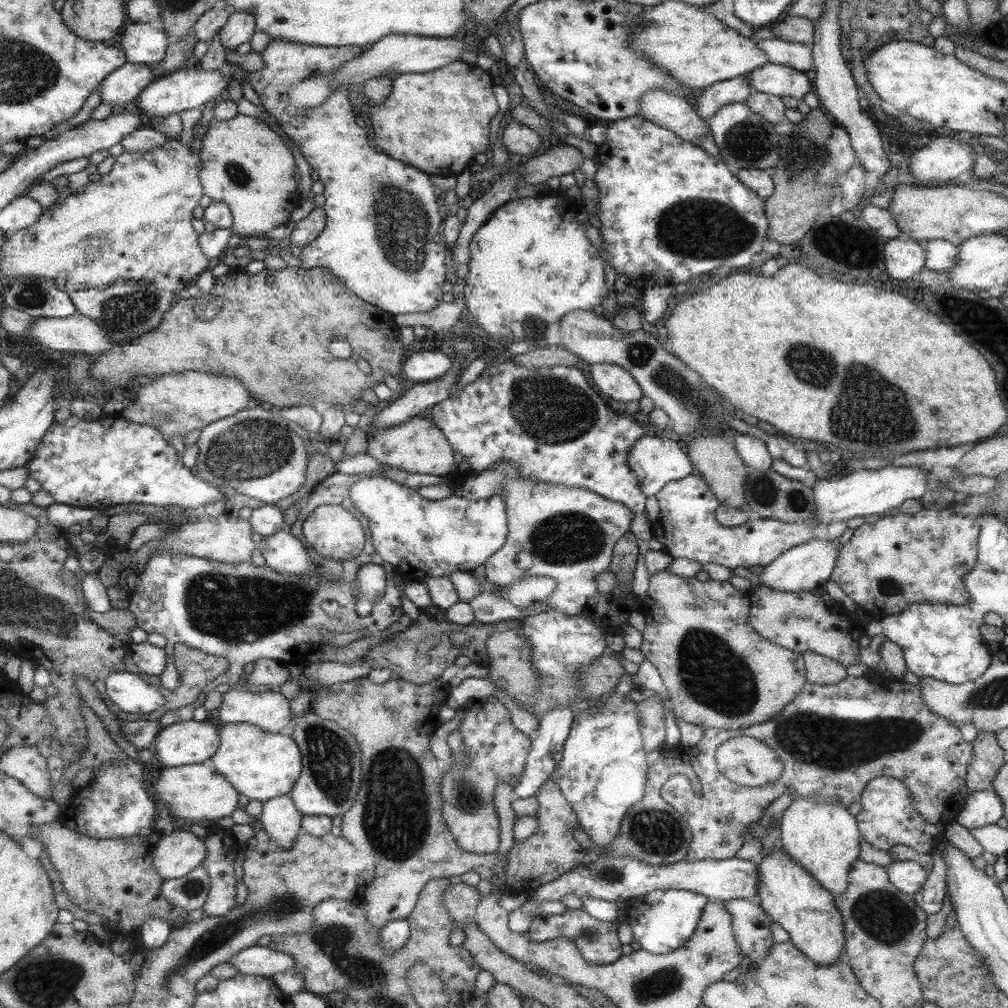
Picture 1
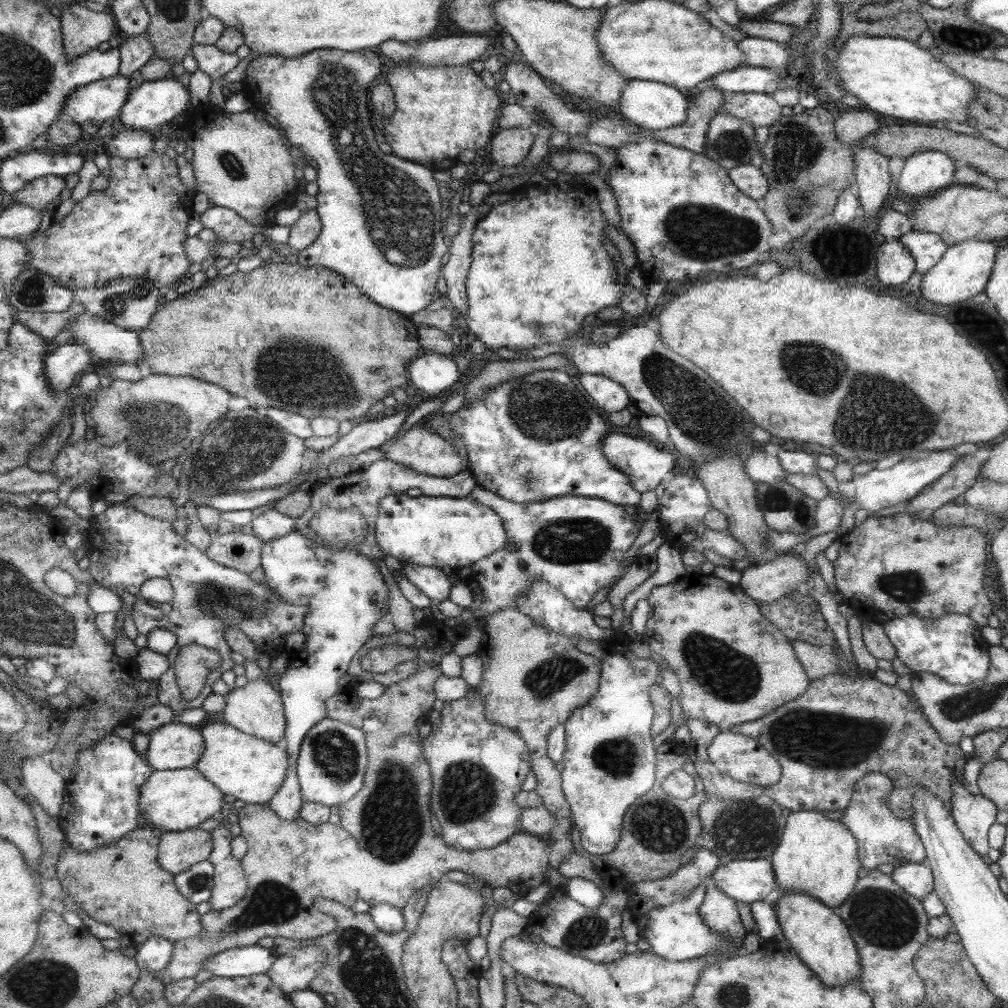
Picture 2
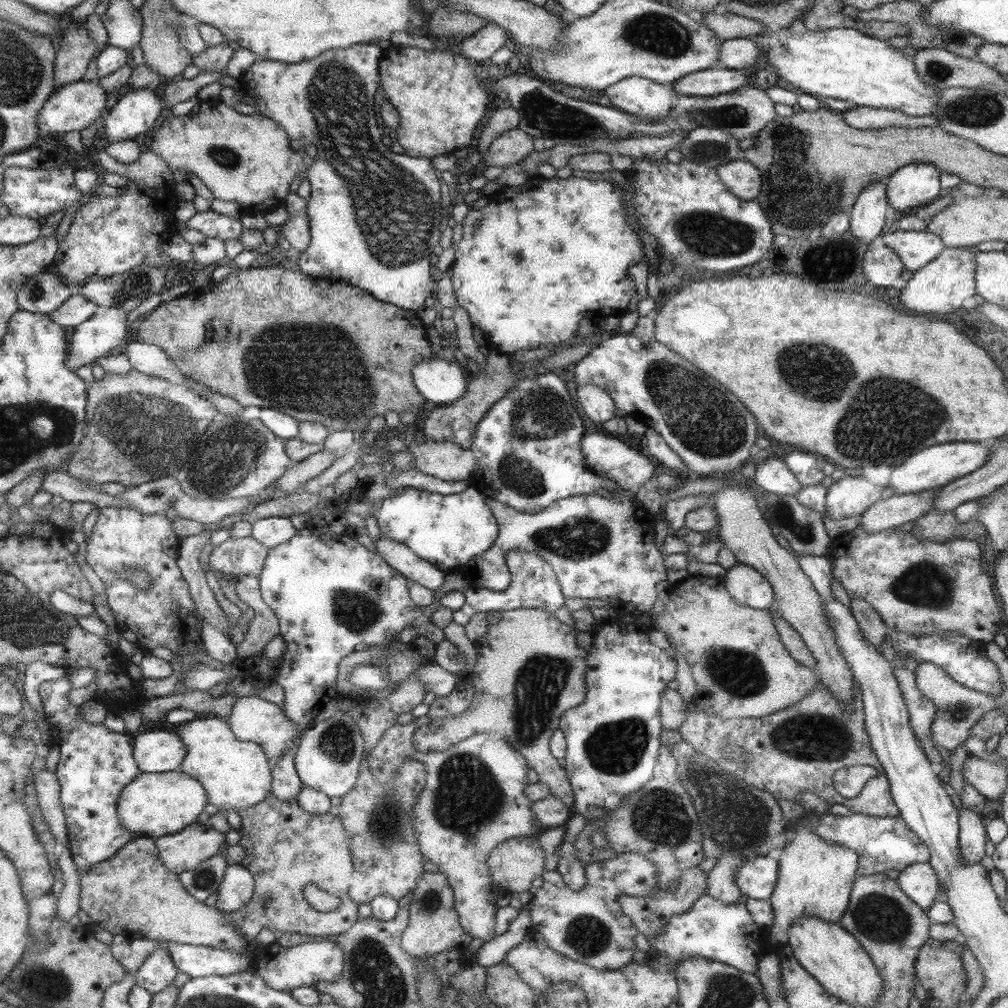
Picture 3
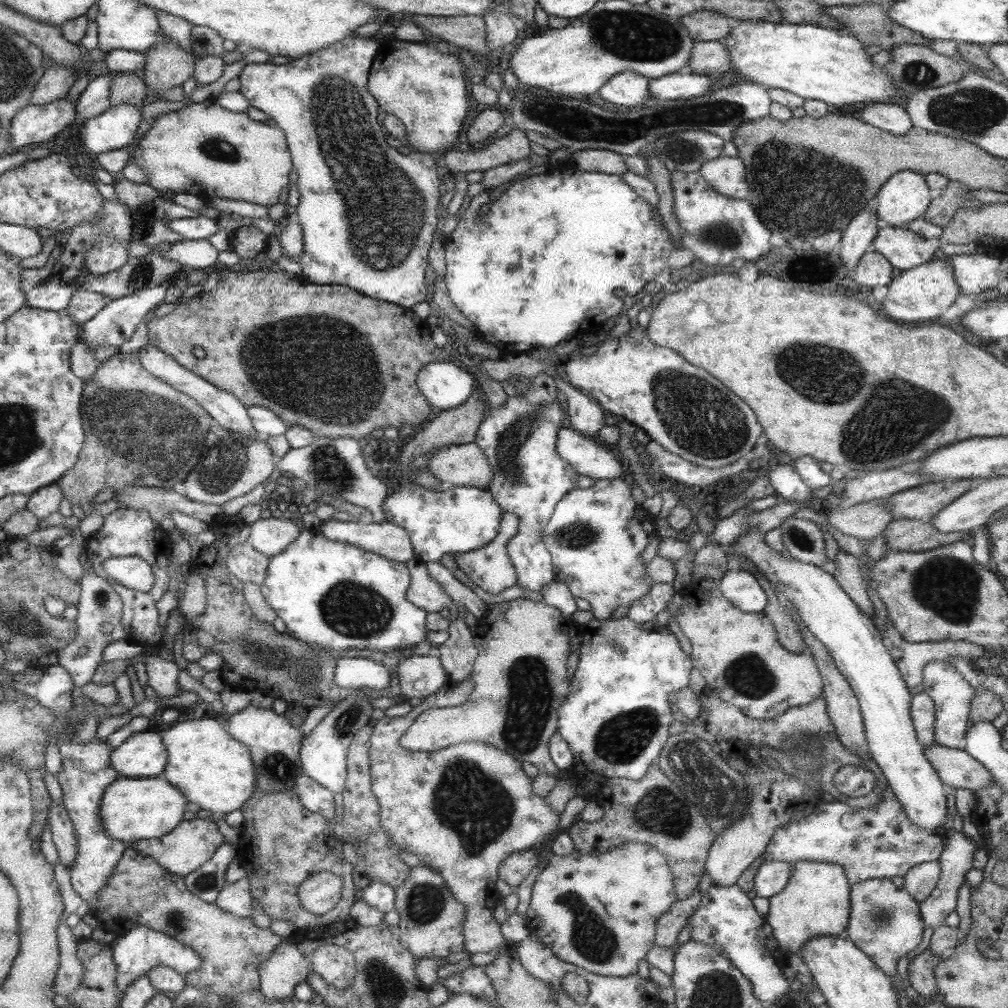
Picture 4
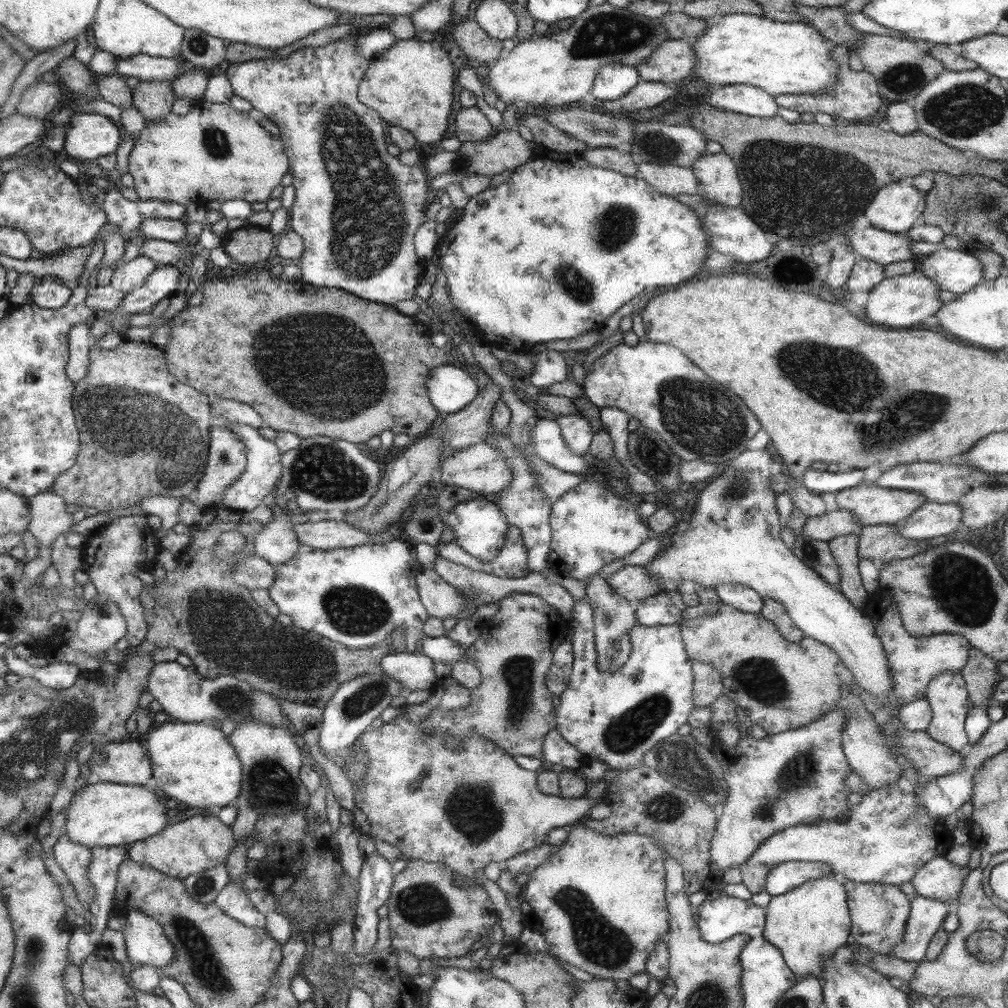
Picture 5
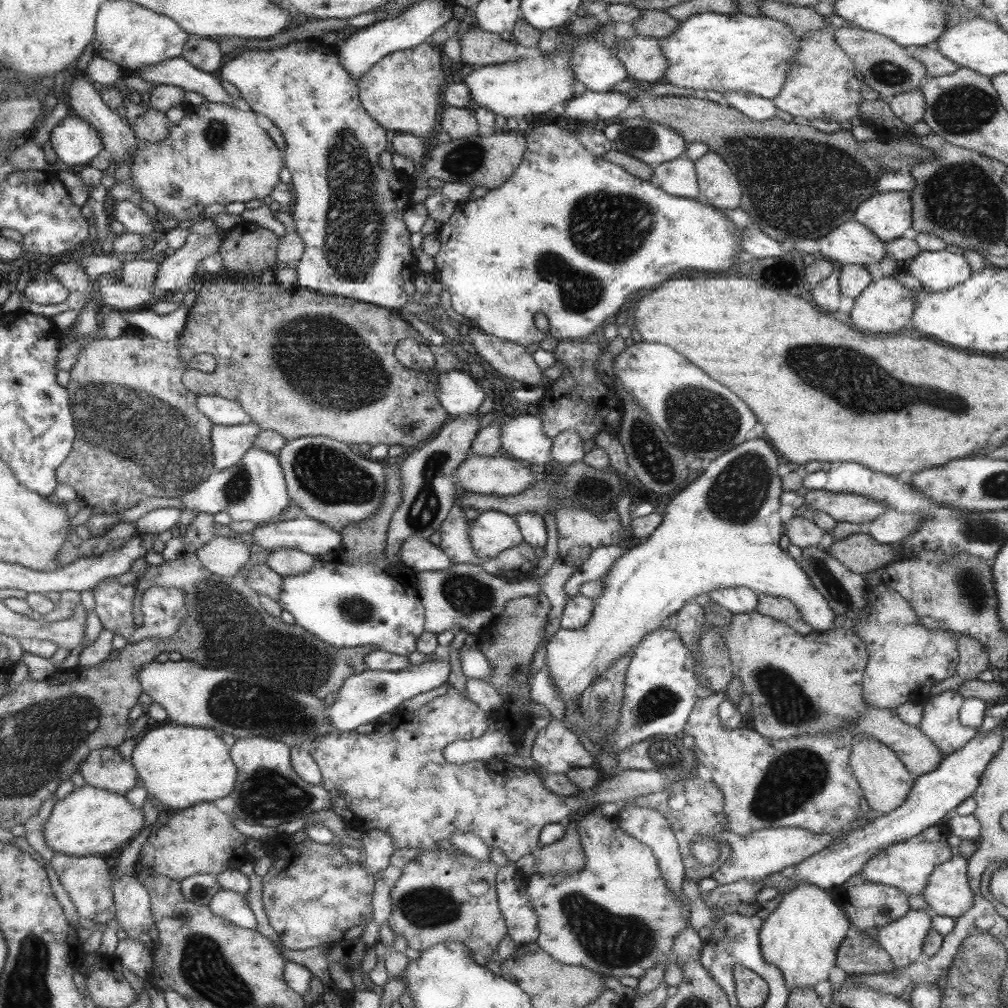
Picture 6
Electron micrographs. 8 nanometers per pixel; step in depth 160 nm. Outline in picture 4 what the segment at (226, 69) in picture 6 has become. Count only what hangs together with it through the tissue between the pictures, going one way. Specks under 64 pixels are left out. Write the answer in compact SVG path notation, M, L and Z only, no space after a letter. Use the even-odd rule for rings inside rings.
M351 36L343 38L341 42L331 44L329 48L311 52L307 56L295 58L295 60L282 61L275 60L264 64L247 64L241 68L236 76L239 81L238 91L247 99L250 106L263 112L269 122L277 128L283 130L283 137L286 138L287 148L291 151L291 160L294 163L295 174L297 174L296 190L299 200L294 213L297 216L297 223L302 230L302 253L300 254L301 277L309 284L339 284L355 289L363 296L371 296L383 302L389 302L402 306L413 306L417 302L425 301L427 288L425 288L425 268L427 268L427 250L431 244L433 230L437 228L437 188L439 179L435 162L431 160L429 153L417 152L409 156L401 156L397 150L391 150L385 140L381 126L377 124L377 104L375 100L367 94L366 82L370 74L371 63L377 55L381 45L380 38L362 38Z

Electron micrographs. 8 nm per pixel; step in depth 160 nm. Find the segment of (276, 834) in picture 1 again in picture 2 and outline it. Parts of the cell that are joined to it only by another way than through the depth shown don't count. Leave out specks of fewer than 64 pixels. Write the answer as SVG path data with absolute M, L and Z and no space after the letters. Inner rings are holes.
M295 531L279 539L262 543L261 567L264 583L283 603L309 609L304 616L302 627L298 630L305 636L303 648L300 648L297 654L298 663L286 667L278 680L286 719L286 732L281 745L286 751L288 765L286 778L283 779L277 794L269 800L268 805L283 820L291 820L298 814L304 801L296 775L296 763L302 741L305 739L306 732L326 717L326 700L340 689L338 680L344 676L351 657L373 635L371 631L373 624L379 619L388 620L387 587L377 564L362 553L358 553L354 546L346 546L334 551L333 547L311 542L303 534Z

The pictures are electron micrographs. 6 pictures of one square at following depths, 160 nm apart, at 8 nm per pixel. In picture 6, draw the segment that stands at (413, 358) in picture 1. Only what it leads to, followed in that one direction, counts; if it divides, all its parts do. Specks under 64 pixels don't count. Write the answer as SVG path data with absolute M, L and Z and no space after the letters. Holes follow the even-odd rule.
M449 370L437 374L437 377L438 400L453 418L461 414L472 414L483 402L483 390L475 384L471 376L457 370Z

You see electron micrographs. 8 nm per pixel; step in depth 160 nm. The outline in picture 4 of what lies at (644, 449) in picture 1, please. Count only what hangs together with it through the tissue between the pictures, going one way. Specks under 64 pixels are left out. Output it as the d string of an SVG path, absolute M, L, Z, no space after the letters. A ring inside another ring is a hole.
M569 427L559 428L556 436L556 452L561 461L566 461L578 476L591 478L593 481L628 479L626 466L615 460L601 446L589 442L589 438L579 436L577 431ZM623 470L623 477L621 477Z

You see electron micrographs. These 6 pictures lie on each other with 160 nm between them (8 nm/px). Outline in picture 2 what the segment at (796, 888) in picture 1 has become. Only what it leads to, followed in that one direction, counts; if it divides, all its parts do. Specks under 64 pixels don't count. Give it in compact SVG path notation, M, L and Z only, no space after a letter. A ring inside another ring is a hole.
M788 892L776 900L774 911L783 940L789 942L789 947L802 959L803 965L819 977L823 985L845 987L847 983L857 981L861 973L858 952L849 926L833 914L833 909L806 893Z

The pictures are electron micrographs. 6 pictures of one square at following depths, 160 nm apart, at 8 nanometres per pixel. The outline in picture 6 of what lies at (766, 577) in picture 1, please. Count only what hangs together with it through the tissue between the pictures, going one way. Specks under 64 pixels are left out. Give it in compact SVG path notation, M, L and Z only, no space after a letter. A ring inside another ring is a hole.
M720 588L710 591L708 595L709 599L732 616L755 611L758 607L758 594L748 588Z

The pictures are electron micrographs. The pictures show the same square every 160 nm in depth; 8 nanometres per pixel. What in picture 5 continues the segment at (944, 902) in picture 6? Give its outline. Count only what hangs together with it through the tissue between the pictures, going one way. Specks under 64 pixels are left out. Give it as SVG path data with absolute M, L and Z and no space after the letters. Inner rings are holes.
M937 856L925 863L910 883L919 896L955 904L967 872L970 872L967 867L957 867L944 856Z

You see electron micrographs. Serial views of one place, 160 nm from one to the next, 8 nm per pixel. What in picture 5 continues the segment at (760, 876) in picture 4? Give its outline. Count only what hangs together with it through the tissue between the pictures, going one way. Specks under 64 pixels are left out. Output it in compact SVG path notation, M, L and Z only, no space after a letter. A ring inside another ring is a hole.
M789 862L778 864L766 876L764 890L772 896L779 896L794 890L808 880L815 880L830 874L829 865L822 862Z

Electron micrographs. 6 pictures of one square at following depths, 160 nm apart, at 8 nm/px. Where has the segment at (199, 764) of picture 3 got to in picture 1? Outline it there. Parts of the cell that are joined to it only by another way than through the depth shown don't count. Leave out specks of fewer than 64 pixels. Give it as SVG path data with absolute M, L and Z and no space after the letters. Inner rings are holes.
M226 723L219 728L219 736L221 737L221 746L209 763L214 765L217 772L231 781L235 792L262 803L274 799L275 796L287 795L292 790L295 780L302 772L302 753L299 752L298 746L295 745L287 731L275 734L263 732L261 728L257 728L253 724Z

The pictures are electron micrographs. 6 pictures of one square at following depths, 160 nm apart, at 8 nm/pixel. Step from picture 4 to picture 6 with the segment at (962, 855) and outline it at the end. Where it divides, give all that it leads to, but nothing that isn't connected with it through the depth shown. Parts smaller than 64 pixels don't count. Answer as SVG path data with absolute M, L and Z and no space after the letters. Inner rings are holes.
M909 910L892 923L872 933L880 948L891 958L893 972L909 967L922 956L923 941L930 928L930 910Z

